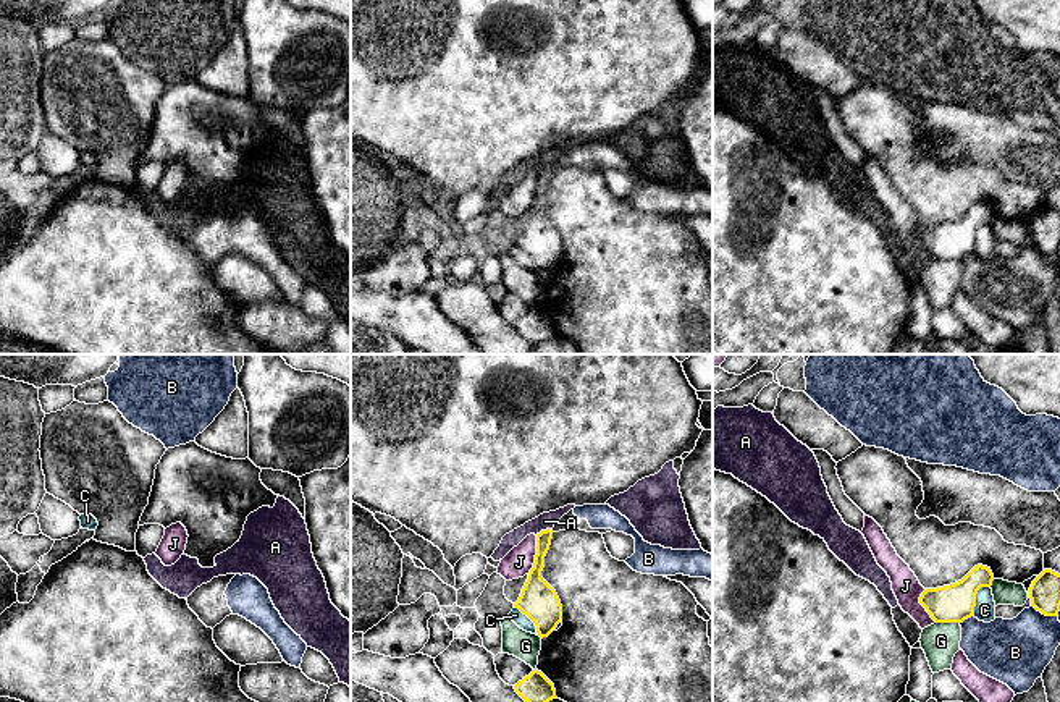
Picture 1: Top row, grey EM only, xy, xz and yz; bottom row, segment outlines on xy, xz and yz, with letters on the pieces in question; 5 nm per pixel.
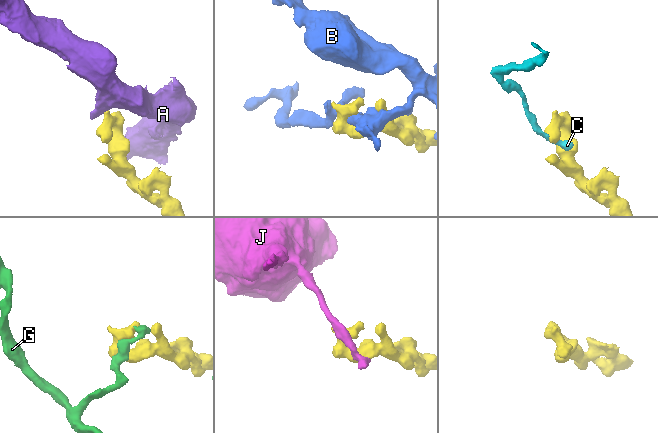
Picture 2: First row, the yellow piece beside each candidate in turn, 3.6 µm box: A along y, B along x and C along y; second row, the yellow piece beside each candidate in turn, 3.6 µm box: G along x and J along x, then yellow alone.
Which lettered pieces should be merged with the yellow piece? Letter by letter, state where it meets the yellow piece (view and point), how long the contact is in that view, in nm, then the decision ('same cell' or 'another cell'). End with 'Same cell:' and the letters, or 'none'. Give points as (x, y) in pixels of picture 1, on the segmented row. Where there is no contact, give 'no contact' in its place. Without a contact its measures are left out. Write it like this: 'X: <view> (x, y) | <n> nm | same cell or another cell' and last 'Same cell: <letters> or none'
A: xz (542, 531) | 90 nm | another cell
B: yz (1046, 615) | 140 nm | another cell
C: yz (975, 597) | 170 nm | another cell
G: yz (947, 621) | 120 nm | another cell
J: xz (535, 555) | 200 nm | another cell
Same cell: none

